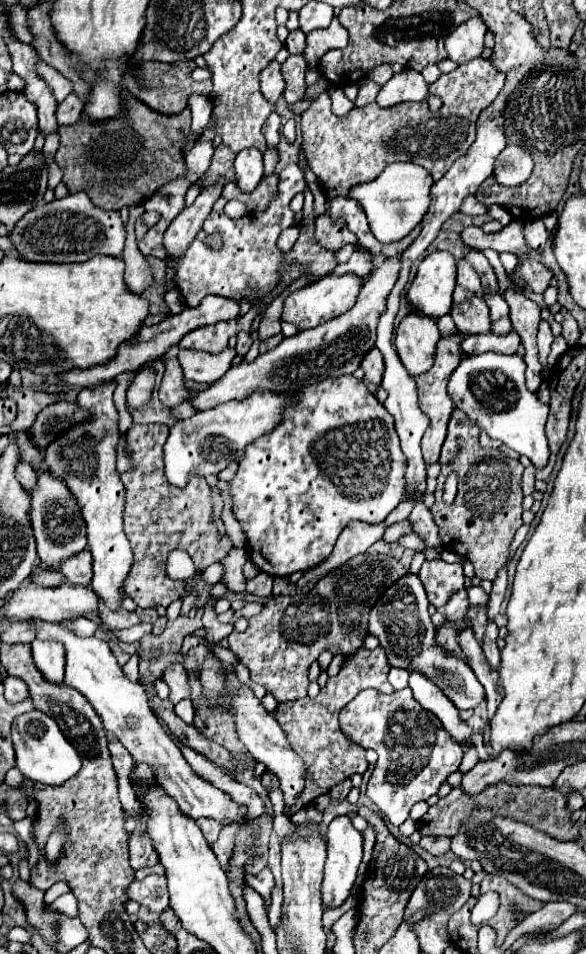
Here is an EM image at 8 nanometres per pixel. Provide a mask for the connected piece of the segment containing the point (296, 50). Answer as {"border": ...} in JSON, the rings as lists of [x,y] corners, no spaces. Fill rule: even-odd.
{"border":[[[293,30],[293,32],[289,32],[289,36],[287,36],[287,40],[285,40],[285,48],[291,52],[291,54],[301,54],[303,50],[305,50],[305,32],[303,30]]]}

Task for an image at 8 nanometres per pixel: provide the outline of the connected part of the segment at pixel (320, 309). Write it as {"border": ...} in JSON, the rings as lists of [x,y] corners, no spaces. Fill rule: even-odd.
{"border":[[[355,274],[323,276],[321,280],[315,280],[313,284],[307,284],[305,288],[301,288],[301,290],[297,290],[285,298],[281,320],[295,324],[299,330],[315,328],[315,326],[327,322],[329,318],[335,318],[335,316],[347,312],[355,304],[355,300],[361,292],[361,286],[363,286],[361,278]]]}

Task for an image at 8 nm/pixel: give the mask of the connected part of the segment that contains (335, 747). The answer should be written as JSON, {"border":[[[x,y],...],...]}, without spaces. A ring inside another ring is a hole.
{"border":[[[379,646],[375,650],[359,648],[347,662],[341,666],[337,676],[329,676],[325,688],[319,692],[317,698],[299,698],[295,702],[283,702],[275,710],[275,718],[281,724],[283,732],[287,734],[287,740],[295,754],[299,754],[307,766],[307,778],[303,786],[303,794],[299,794],[299,802],[295,802],[295,810],[299,812],[301,808],[311,806],[319,796],[327,794],[335,784],[343,782],[351,774],[359,772],[363,774],[367,770],[367,760],[365,760],[365,750],[361,746],[351,746],[343,744],[343,732],[339,728],[339,712],[341,708],[351,702],[361,690],[365,688],[375,688],[375,690],[385,690],[385,692],[395,692],[393,686],[387,682],[391,666],[387,662],[385,650]]]}

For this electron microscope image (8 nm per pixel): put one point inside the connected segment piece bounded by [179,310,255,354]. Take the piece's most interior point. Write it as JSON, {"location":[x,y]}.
{"location":[213,339]}

